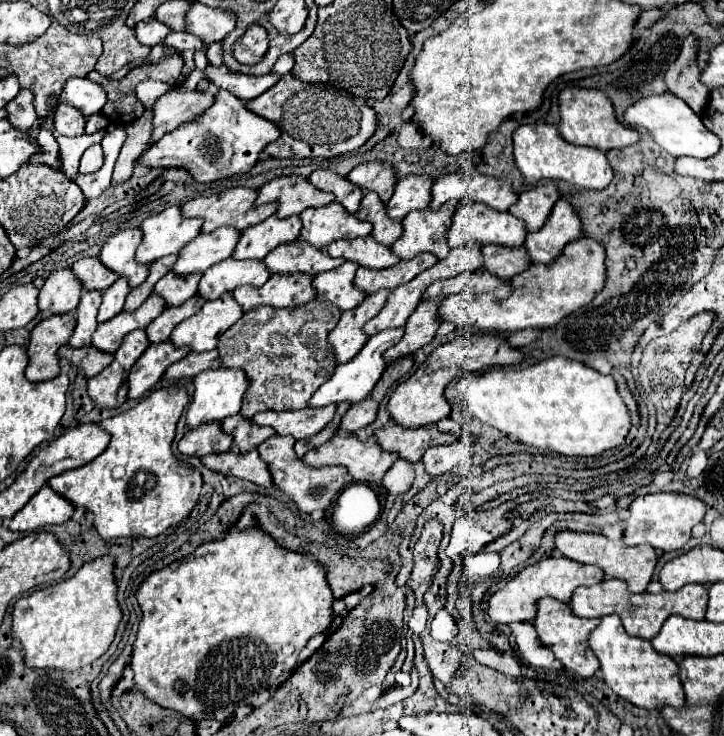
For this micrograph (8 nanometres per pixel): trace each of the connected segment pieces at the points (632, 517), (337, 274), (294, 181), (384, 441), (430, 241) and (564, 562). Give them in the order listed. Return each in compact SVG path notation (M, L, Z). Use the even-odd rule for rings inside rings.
M649 493L637 497L629 507L623 541L627 545L649 543L659 551L677 551L691 539L691 529L703 521L707 505L685 493Z
M345 261L341 267L323 271L313 279L313 285L317 289L317 299L325 299L335 303L341 311L353 309L365 299L365 293L353 285L355 271L357 271L355 261Z
M289 175L289 177L275 177L259 189L257 203L263 205L269 201L279 203L277 209L279 217L291 217L303 213L303 209L307 207L327 205L335 201L335 195L313 187L307 177Z
M391 425L375 431L375 437L379 445L387 451L399 453L399 457L417 463L423 453L431 445L441 445L441 443L451 443L453 435L451 433L441 433L437 425L425 425L419 429L407 429L401 425Z
M451 199L437 211L429 207L411 211L401 221L403 235L391 245L391 251L401 259L411 259L421 251L429 251L435 253L437 259L445 259L451 251L447 245L447 231L451 227L455 205L459 205L459 201Z
M547 557L531 567L525 567L515 575L503 589L499 589L489 599L487 615L495 623L515 623L515 621L533 621L537 615L537 601L543 597L555 597L569 603L571 595L581 585L597 585L605 579L605 573L597 565L583 565L567 557Z

